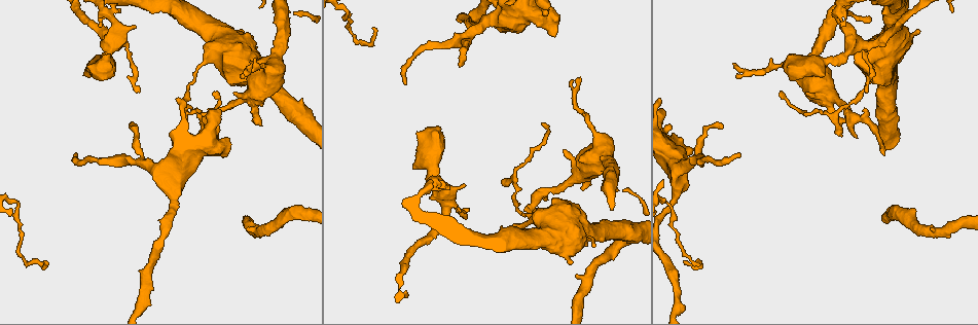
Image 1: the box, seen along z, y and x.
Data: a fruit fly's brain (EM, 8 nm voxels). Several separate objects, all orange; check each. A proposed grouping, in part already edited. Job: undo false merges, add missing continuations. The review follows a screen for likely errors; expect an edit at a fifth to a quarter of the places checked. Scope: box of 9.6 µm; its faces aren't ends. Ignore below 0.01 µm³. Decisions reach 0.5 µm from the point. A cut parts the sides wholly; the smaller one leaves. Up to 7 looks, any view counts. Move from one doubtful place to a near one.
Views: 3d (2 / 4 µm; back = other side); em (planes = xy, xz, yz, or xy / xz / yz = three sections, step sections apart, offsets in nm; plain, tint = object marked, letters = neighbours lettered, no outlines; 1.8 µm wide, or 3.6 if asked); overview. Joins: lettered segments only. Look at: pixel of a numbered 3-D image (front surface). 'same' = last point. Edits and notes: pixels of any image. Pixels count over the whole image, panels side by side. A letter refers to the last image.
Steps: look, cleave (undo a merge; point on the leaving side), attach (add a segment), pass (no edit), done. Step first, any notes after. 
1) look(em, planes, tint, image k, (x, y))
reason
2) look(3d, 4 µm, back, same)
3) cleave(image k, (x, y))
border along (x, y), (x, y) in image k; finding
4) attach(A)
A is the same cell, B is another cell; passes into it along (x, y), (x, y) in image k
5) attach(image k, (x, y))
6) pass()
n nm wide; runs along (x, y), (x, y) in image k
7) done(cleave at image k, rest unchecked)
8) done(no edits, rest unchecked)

look(em, 3.6 µm, planes, letters, image 1, (107, 56))
branch stops here

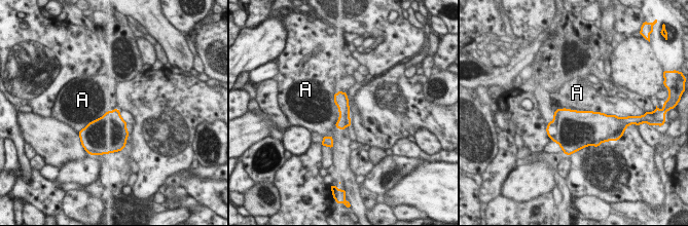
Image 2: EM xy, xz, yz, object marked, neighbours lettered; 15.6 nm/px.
pass()
A is another cell; border along (337, 91), (335, 125), (344, 129) in image 2; no lettered segment goes on from it

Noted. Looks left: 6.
look(3d, 4 µm, image 1, (843, 121))

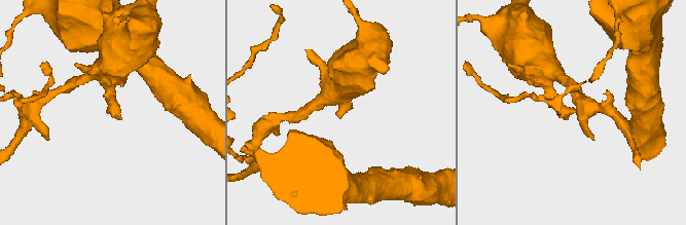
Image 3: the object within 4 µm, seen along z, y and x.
look(em, planes, letters, image 3, (110, 111))

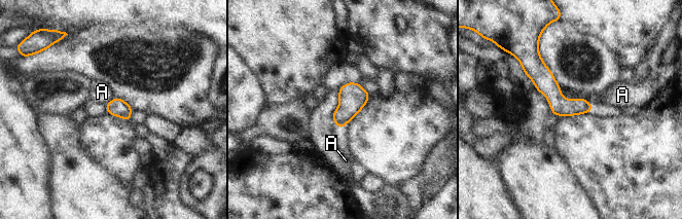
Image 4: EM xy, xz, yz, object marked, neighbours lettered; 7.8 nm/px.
pass()
140 nm wide; A is another cell; border along (560, 86), (565, 98), (587, 101) in image 4; no lettered segment goes on from it

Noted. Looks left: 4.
look(3d, 4 µm, image 1, (739, 156))
an open end

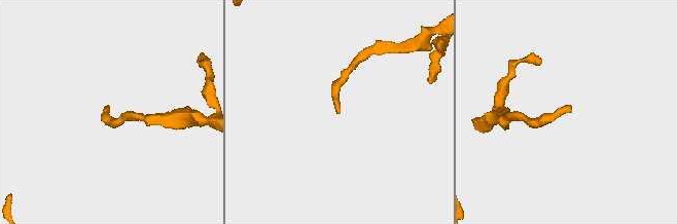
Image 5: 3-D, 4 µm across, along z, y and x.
look(em, planes, letters, image 5, (568, 112))

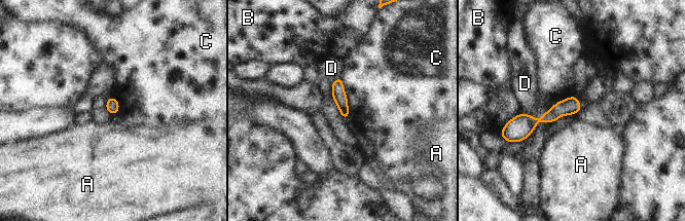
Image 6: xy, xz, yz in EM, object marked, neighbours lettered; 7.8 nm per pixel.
pass()
A, B, C and D are other cells; border along (574, 96), (544, 112), (524, 141) in image 6; no lettered segment goes on from it

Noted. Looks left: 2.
done(no edits, rest unchecked)

